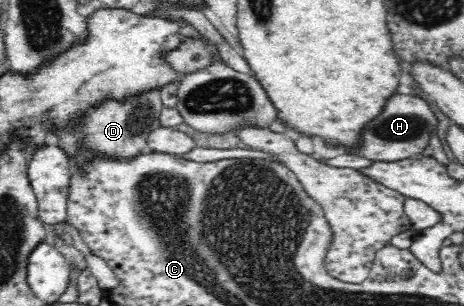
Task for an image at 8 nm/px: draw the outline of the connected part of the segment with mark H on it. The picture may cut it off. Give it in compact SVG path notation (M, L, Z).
M411 93L393 94L381 109L381 113L365 124L359 133L359 145L346 147L346 145L329 145L337 149L343 149L347 154L357 155L367 160L375 161L401 161L407 158L415 158L425 152L428 155L429 133L437 129L437 119L423 100Z

